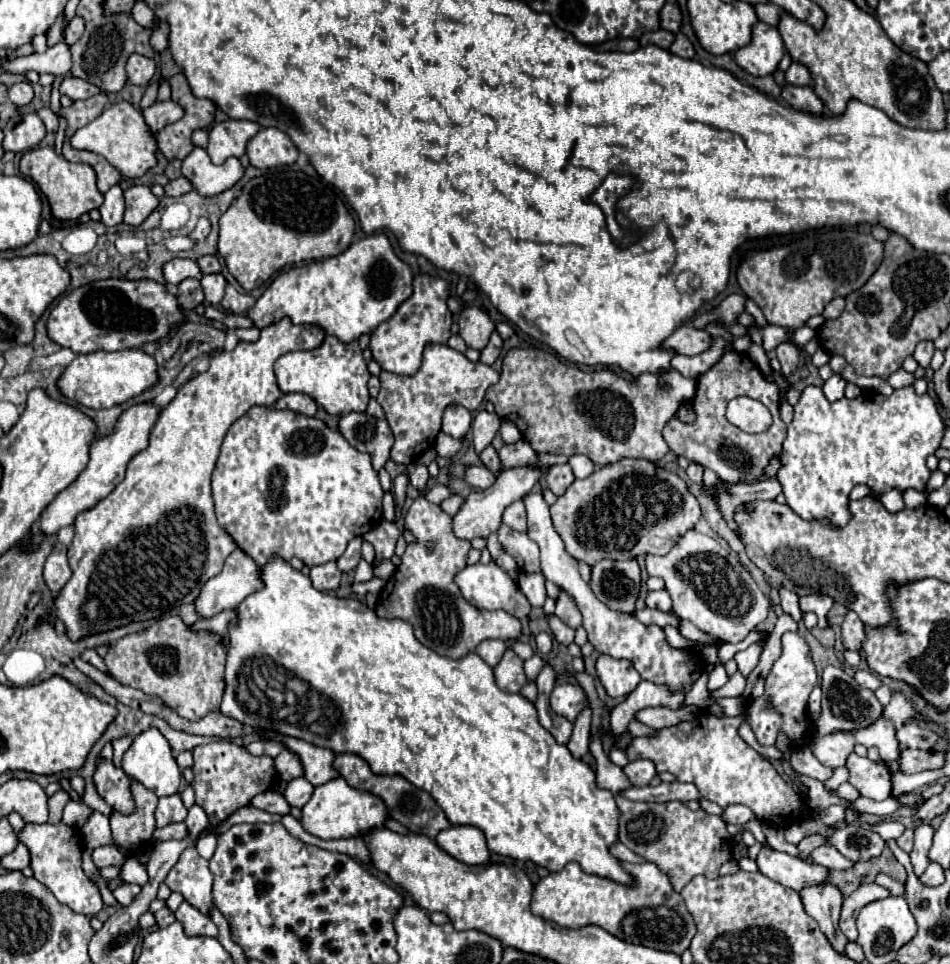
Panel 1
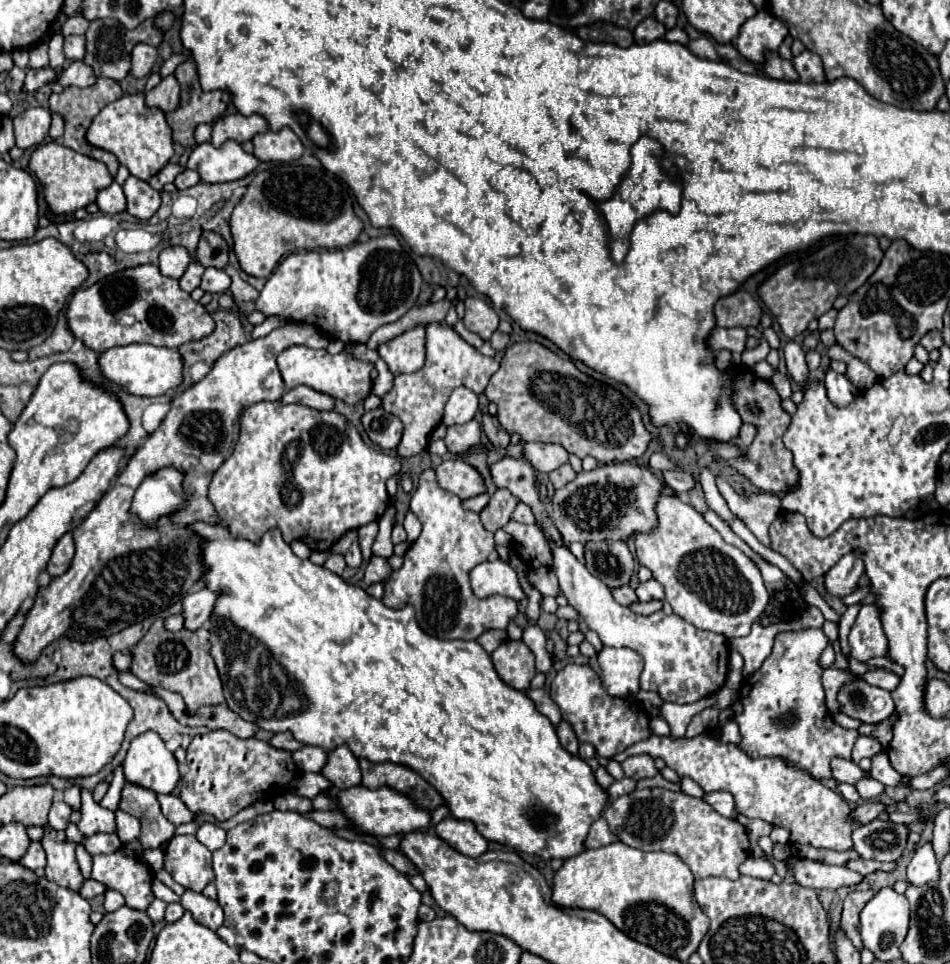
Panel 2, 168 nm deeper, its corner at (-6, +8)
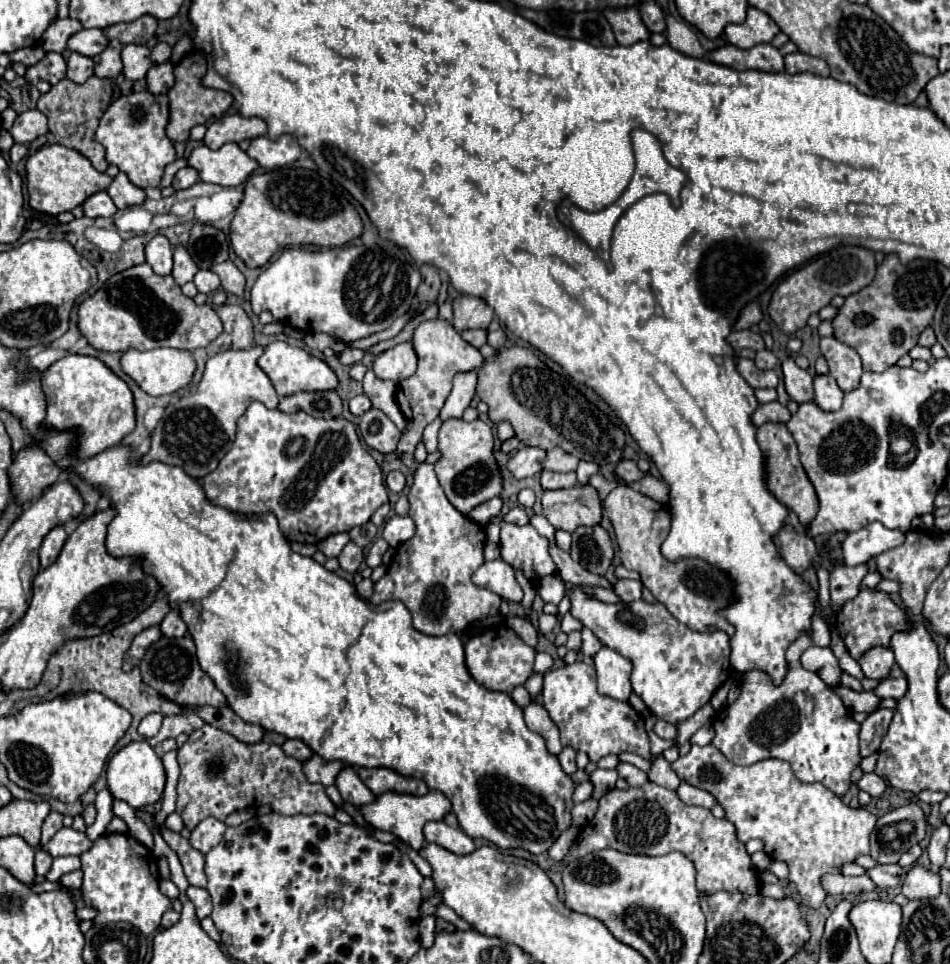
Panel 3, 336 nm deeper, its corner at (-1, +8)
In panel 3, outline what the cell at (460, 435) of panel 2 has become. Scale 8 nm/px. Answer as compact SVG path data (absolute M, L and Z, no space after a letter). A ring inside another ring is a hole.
M446 420L438 434L438 452L440 460L436 462L436 474L440 486L446 492L450 504L464 516L480 506L482 502L500 496L502 492L502 474L494 458L494 436L486 422L482 420Z

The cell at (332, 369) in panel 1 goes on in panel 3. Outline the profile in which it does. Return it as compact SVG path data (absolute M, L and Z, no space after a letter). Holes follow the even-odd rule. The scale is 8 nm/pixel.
M276 340L270 342L264 348L264 354L258 358L258 366L266 372L266 376L272 380L276 392L280 398L284 396L292 396L298 390L306 390L306 392L314 392L314 390L334 390L338 386L338 378L336 374L328 368L328 364L312 354L308 354L302 348L294 348L288 342Z

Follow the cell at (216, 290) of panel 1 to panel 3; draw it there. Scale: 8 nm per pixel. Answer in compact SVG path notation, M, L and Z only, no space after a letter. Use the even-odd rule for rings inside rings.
M200 270L196 276L194 276L194 284L198 288L198 292L214 292L220 288L220 278L212 272L212 270Z

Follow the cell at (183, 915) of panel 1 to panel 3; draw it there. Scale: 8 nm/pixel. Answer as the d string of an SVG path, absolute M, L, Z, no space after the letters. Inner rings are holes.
M188 886L188 898L194 902L194 906L196 906L196 914L198 914L198 918L202 920L202 918L206 918L206 916L210 916L210 912L212 912L212 900L210 900L210 894L206 892L206 888L196 888L196 886Z

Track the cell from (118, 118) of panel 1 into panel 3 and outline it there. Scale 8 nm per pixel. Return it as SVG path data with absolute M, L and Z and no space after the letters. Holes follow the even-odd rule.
M148 90L130 92L120 96L102 116L96 130L96 140L106 148L108 164L114 164L138 188L160 186L166 164L176 160L176 150L166 136L168 124L168 98Z

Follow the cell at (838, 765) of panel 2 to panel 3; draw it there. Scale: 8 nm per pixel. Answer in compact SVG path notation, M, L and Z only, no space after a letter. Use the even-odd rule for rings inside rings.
M864 774L862 780L858 782L860 790L866 790L872 798L880 798L886 790L886 782L878 774Z

